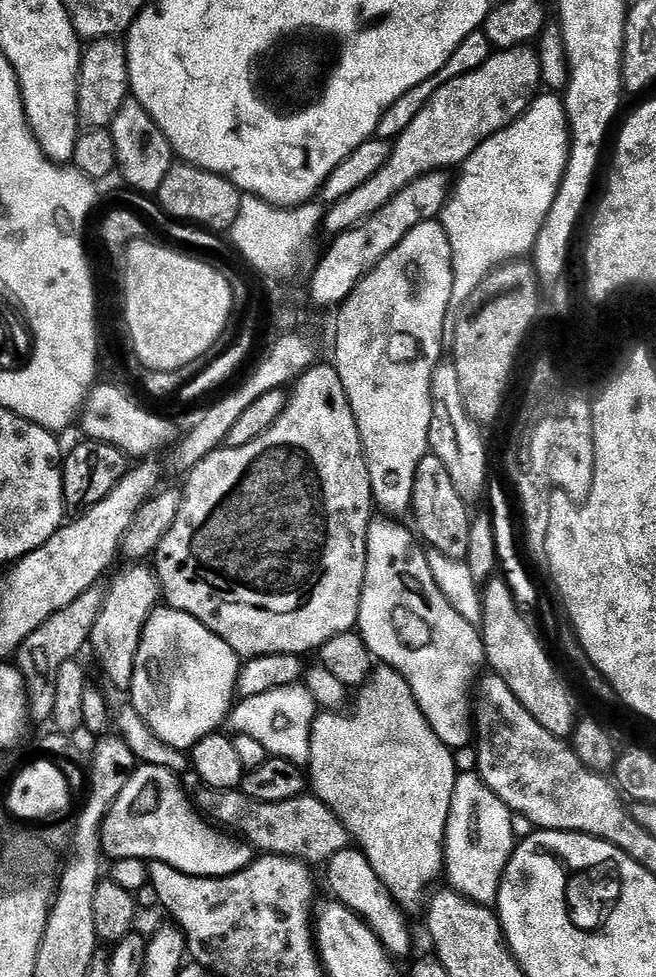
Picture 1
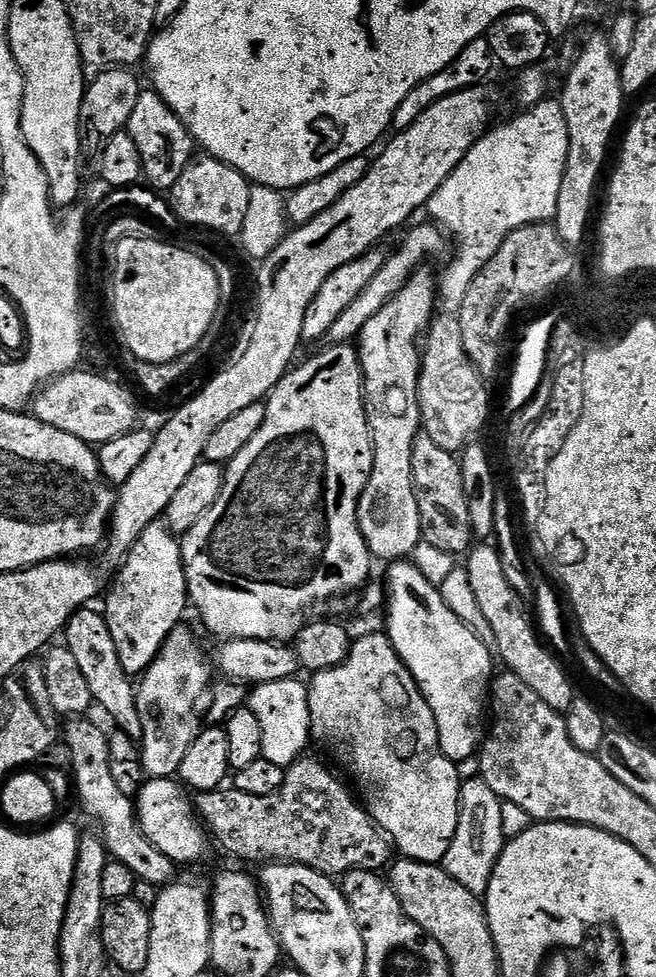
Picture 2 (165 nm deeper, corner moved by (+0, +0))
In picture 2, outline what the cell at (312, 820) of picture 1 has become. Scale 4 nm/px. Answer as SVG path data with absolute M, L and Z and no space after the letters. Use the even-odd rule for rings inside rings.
M308 759L295 760L285 771L282 786L272 794L255 797L254 794L235 790L199 793L195 797L194 807L207 831L214 840L216 835L217 842L230 855L237 856L240 860L301 864L310 870L318 870L323 876L333 878L343 877L344 873L354 868L365 868L371 872L387 869L394 856L392 841L374 823L370 813L364 809L363 803L357 799L347 783L344 785L326 765Z

